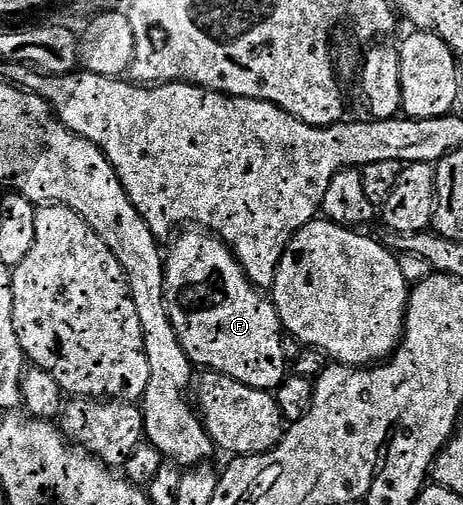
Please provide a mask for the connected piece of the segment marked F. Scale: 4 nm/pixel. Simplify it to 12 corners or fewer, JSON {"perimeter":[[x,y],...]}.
{"perimeter":[[211,232],[181,233],[164,299],[193,367],[275,391],[276,305]]}

